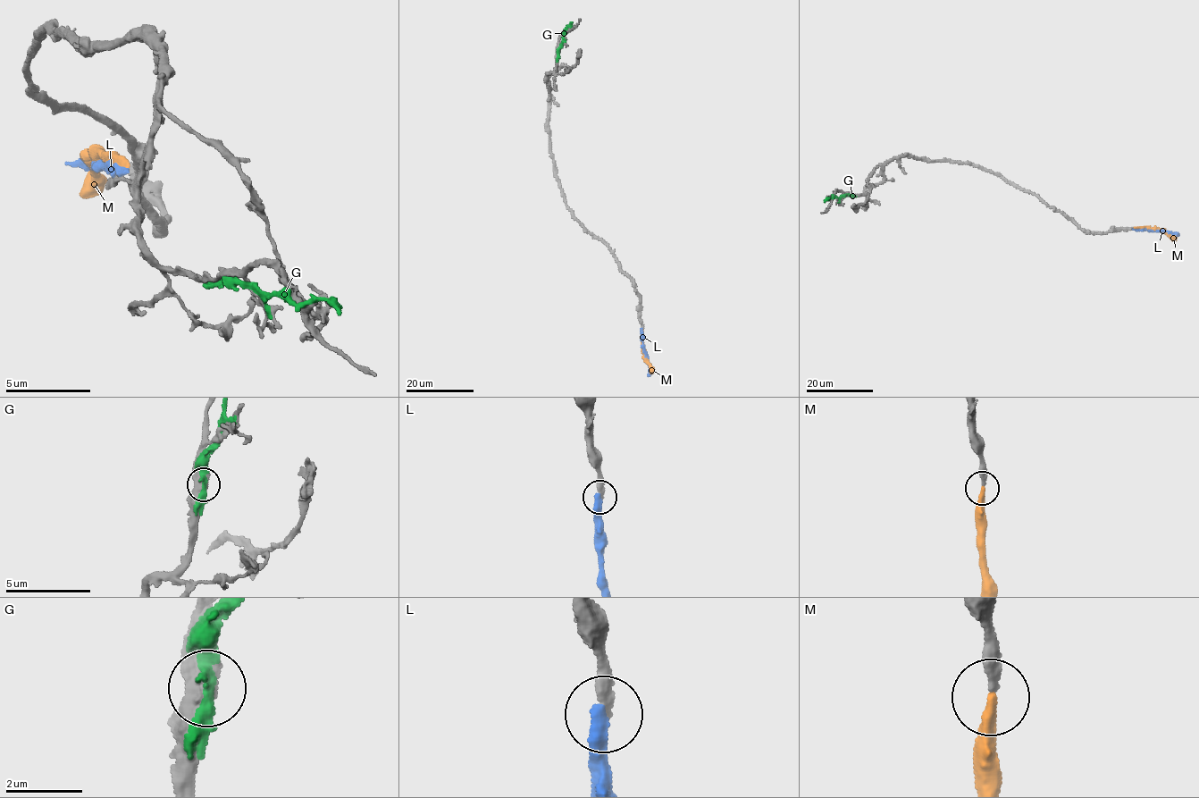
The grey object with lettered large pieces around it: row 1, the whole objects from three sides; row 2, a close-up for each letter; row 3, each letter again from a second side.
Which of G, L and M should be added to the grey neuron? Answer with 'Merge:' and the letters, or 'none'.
Merge: M

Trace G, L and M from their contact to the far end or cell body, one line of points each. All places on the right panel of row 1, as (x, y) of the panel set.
G: (851, 195), (826, 198), (825, 201)
L: (1134, 229), (1178, 234)
M: (1135, 228), (1156, 227), (1175, 239)

